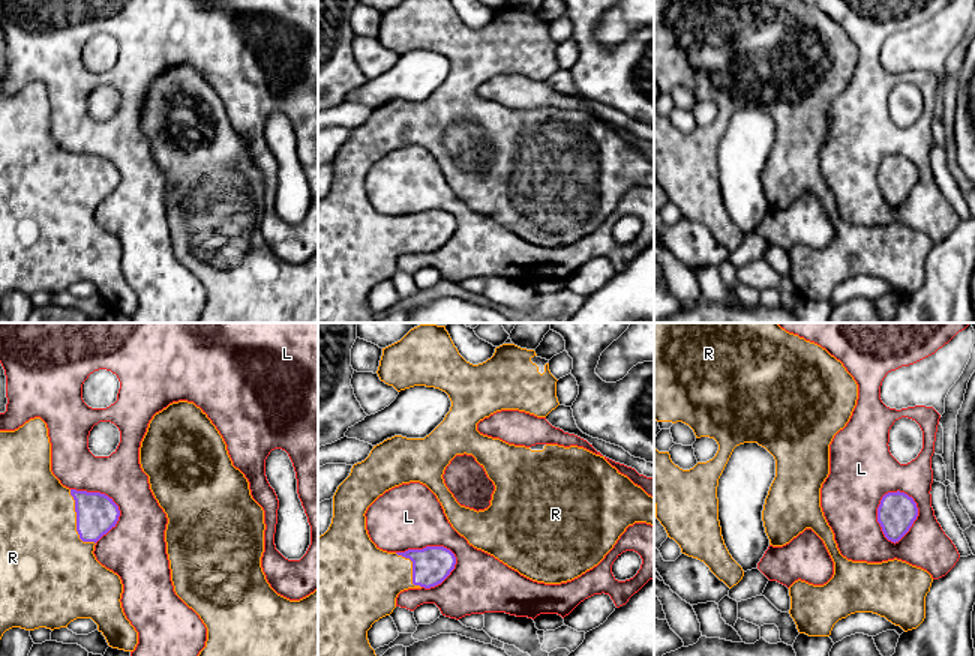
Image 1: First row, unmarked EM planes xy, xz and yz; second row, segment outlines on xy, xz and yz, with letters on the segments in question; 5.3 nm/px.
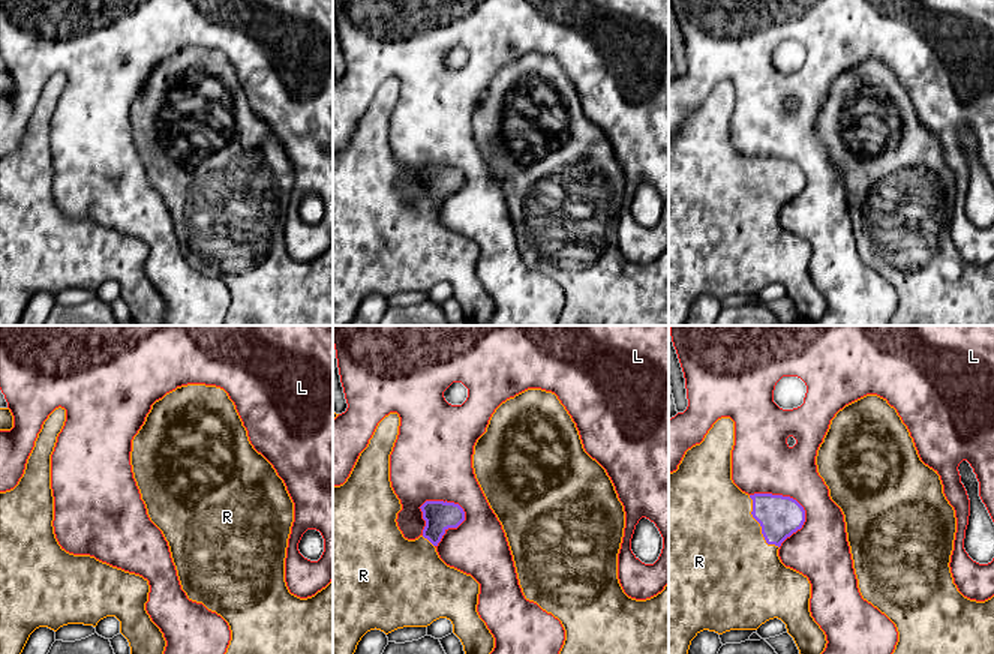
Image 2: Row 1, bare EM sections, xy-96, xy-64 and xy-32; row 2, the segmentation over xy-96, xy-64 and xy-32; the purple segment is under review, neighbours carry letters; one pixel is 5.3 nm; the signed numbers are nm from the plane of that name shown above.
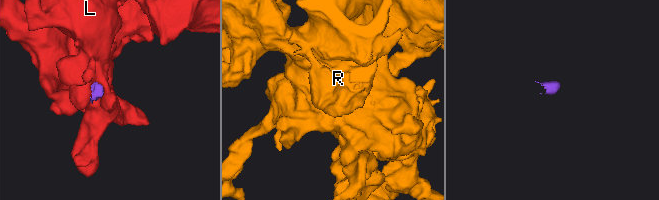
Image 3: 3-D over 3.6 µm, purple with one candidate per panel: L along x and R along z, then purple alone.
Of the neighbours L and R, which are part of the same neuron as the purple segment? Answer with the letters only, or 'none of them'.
R

